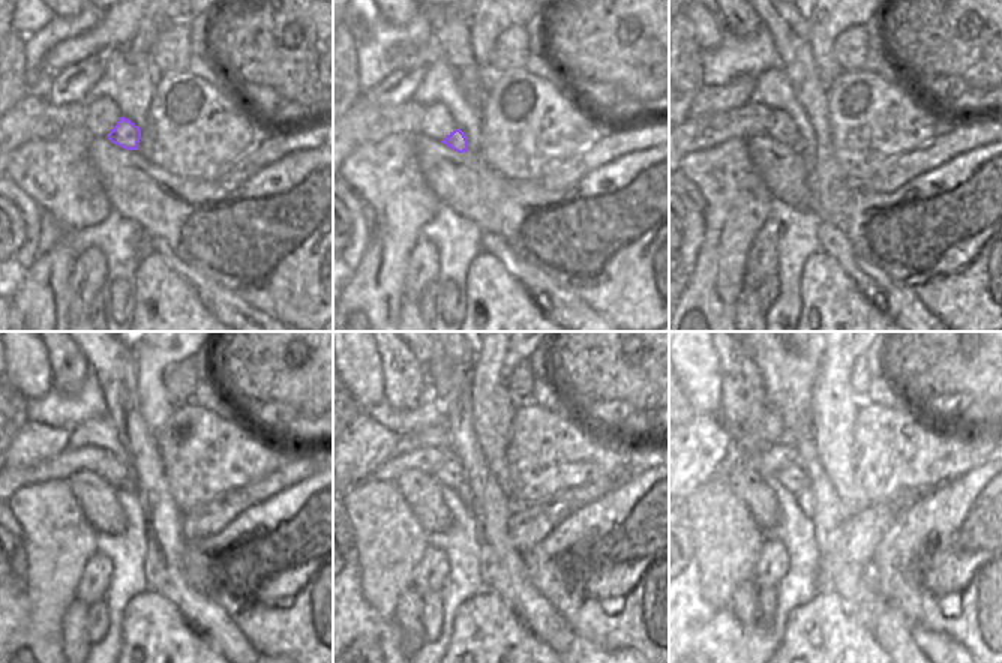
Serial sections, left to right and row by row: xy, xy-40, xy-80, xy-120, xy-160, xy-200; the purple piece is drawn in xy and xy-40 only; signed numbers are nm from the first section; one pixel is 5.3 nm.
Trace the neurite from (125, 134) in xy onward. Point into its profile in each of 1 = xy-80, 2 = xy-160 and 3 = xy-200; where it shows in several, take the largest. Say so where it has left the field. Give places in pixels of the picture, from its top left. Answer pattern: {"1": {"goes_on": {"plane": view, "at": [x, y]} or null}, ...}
{"1": {"goes_on": {"plane": "xy-80", "at": [798, 146]}}, "2": {"goes_on": {"plane": "xy-160", "at": [464, 491]}}, "3": {"goes_on": {"plane": "xy-200", "at": [804, 498]}}}

